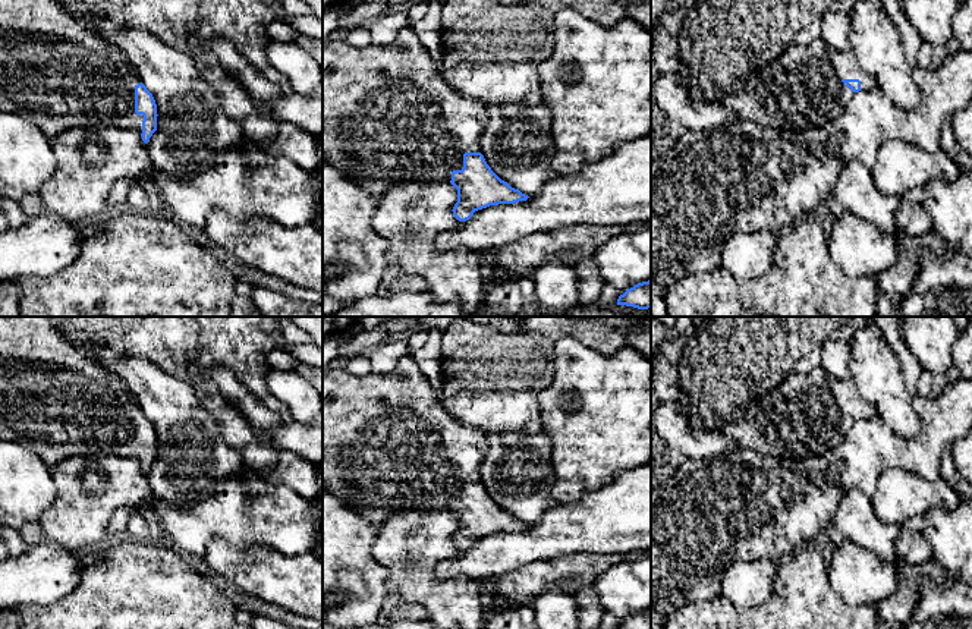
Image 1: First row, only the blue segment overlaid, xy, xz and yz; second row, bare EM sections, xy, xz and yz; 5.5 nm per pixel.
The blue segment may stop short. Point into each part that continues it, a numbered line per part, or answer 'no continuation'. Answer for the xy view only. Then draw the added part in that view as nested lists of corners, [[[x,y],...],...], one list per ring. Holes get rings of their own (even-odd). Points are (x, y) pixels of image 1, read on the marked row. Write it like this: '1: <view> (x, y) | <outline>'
1: xy (56, 74) | [[[0,0],[0,111],[23,116],[53,139],[70,128],[116,126],[142,133],[142,114],[135,113],[138,70],[125,53],[86,29],[57,0]]]

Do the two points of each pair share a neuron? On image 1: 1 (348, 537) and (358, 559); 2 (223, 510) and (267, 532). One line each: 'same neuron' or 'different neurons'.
1: same neuron
2: same neuron

